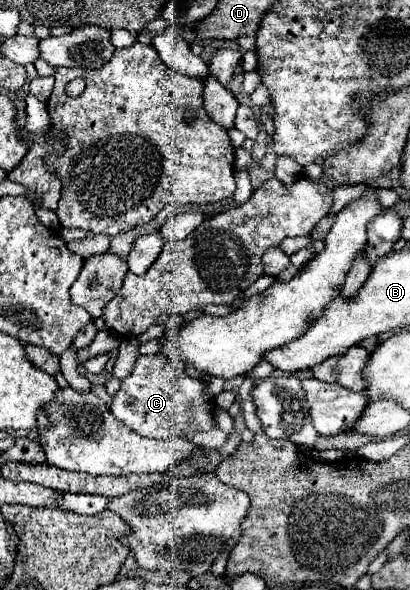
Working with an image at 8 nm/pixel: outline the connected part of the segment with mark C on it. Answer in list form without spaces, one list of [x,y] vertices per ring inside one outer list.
[[[160,353],[146,355],[140,357],[134,363],[132,373],[122,379],[110,411],[130,431],[150,439],[170,439],[174,435],[190,433],[190,429],[208,431],[214,427],[214,401],[204,395],[204,389],[200,389],[200,385],[204,385],[204,381],[188,377],[184,363],[166,363]]]

